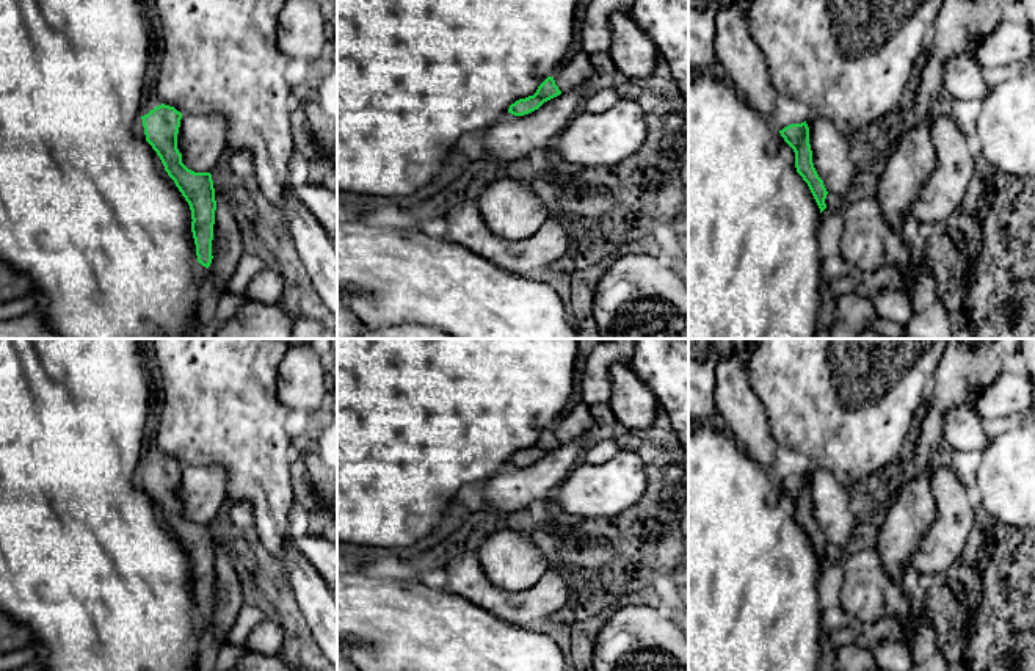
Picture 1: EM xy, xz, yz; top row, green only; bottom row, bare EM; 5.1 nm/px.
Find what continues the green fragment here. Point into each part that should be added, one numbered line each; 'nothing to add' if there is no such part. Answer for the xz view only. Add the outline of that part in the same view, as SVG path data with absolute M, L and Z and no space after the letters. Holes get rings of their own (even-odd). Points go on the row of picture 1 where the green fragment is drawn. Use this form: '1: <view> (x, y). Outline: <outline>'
nothing to add

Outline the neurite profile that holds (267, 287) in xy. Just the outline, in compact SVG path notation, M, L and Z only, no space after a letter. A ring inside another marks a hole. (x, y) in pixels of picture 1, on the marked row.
M276 265L257 273L243 292L249 303L279 304L284 295L284 277Z

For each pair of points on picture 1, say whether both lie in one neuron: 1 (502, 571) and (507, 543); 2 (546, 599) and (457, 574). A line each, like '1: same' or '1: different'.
1: same
2: same

